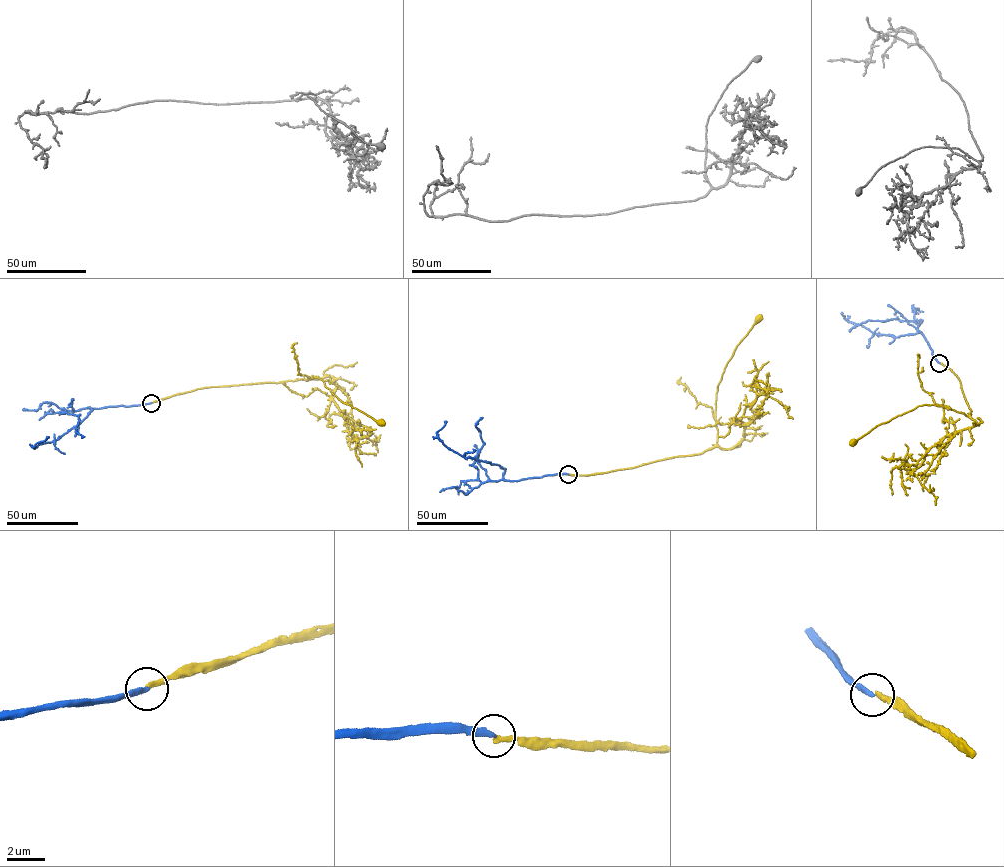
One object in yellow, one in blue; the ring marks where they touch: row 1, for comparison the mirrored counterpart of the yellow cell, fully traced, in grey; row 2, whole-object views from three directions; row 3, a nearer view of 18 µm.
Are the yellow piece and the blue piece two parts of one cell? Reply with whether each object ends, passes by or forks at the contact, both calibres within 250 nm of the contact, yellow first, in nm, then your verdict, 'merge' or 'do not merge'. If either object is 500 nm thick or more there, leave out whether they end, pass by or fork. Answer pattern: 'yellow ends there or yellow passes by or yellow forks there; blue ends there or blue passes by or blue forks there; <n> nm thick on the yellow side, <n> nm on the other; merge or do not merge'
yellow ends there; blue ends there; 240 nm thick on the yellow side, 300 nm on the other; do not merge

